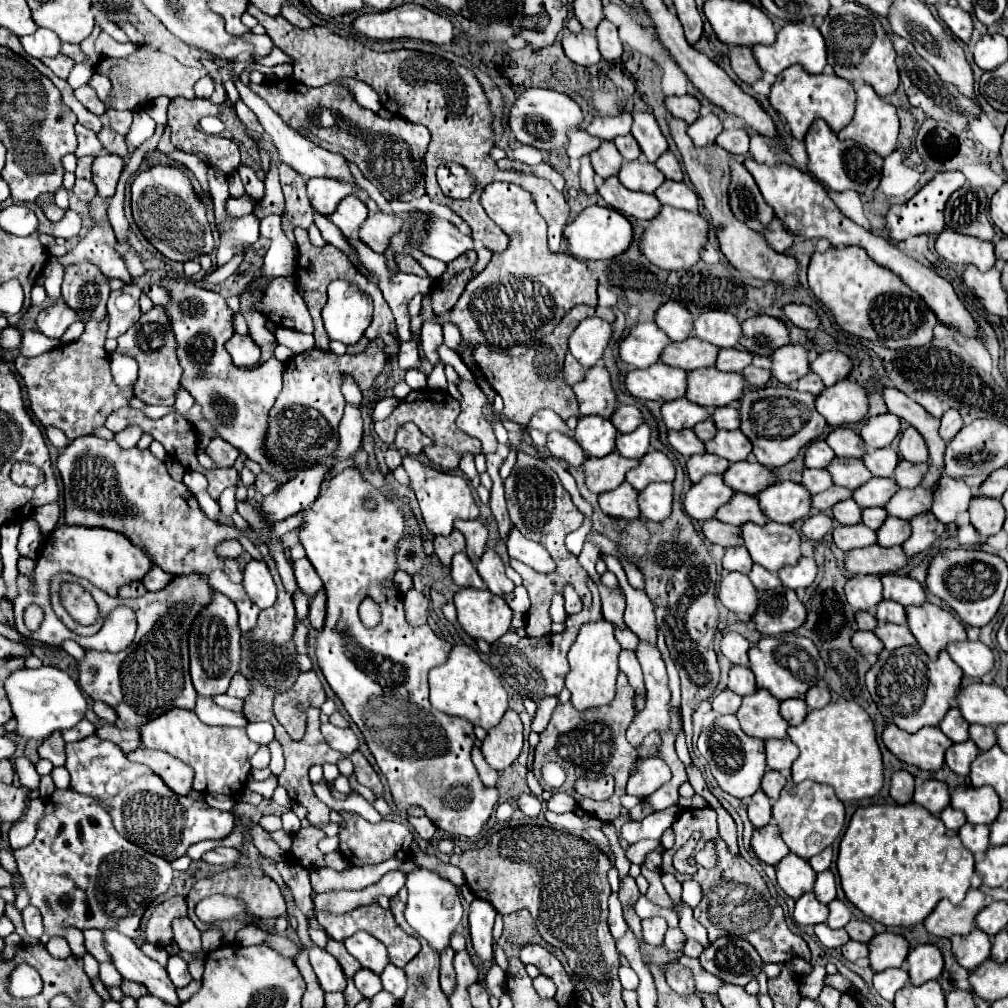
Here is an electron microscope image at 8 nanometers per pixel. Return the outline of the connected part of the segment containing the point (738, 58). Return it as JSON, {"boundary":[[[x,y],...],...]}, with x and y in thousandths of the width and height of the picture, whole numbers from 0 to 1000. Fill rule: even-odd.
{"boundary":[[[742,46],[724,48],[724,65],[730,71],[730,75],[740,83],[746,83],[748,79],[752,79],[756,75],[756,69],[752,67],[752,63],[746,56],[746,50]]]}

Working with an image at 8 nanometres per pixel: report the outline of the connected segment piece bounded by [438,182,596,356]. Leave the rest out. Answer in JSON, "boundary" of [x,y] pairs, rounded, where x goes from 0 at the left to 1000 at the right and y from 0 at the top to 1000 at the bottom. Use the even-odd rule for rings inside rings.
{"boundary":[[[488,181],[480,187],[476,200],[482,212],[496,226],[498,214],[504,214],[500,230],[506,236],[506,244],[498,252],[488,254],[480,270],[464,280],[446,312],[435,315],[435,319],[452,319],[460,337],[464,337],[468,343],[470,339],[484,341],[484,327],[486,335],[490,335],[486,337],[490,347],[508,353],[520,351],[530,339],[550,327],[550,323],[567,304],[591,304],[591,278],[585,276],[581,262],[573,256],[565,252],[548,252],[544,248],[543,222],[532,202],[528,202],[528,194],[524,194],[520,187],[506,181]]]}

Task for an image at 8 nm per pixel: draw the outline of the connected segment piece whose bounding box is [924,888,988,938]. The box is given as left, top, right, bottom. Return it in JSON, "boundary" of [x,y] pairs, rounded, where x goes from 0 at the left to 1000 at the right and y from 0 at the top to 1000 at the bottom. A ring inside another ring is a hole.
{"boundary":[[[962,881],[954,897],[944,897],[942,893],[933,893],[925,907],[917,913],[917,921],[933,931],[942,931],[946,927],[960,927],[966,923],[966,909],[978,899],[978,889]]]}

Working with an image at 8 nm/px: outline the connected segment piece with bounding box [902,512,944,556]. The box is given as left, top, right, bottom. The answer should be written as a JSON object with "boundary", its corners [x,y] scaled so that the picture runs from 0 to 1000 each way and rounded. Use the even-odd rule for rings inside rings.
{"boundary":[[[917,508],[913,512],[907,512],[903,516],[903,522],[905,522],[905,530],[903,534],[895,540],[897,544],[897,550],[899,552],[907,552],[915,546],[919,546],[935,528],[937,528],[937,520],[933,520],[925,508]]]}

